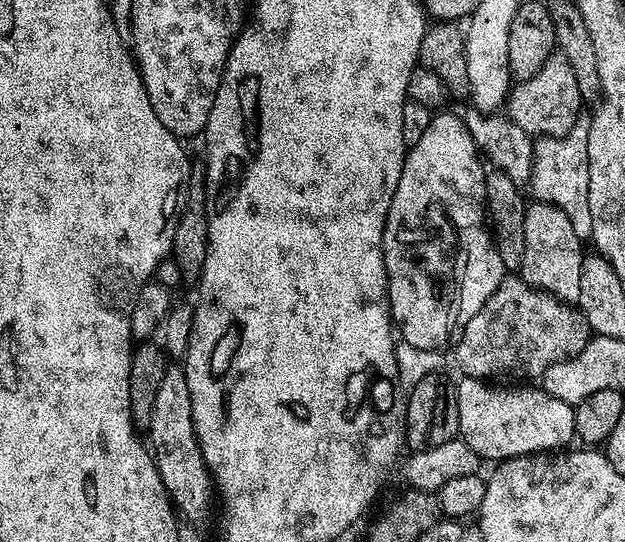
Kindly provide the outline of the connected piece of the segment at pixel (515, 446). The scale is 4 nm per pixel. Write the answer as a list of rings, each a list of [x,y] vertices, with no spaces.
[[[460,378],[455,381],[454,387],[456,389],[456,401],[458,402],[458,422],[460,423],[459,439],[468,443],[470,450],[474,450],[485,461],[496,460],[495,462],[503,462],[509,460],[511,456],[530,456],[542,452],[551,452],[553,450],[564,450],[569,447],[568,443],[573,443],[576,431],[574,430],[574,414],[576,413],[573,405],[562,402],[562,398],[554,398],[548,392],[545,392],[543,387],[536,386],[536,388],[528,388],[532,386],[512,386],[516,388],[500,388],[504,386],[497,386],[492,382],[485,382],[482,380],[474,380],[471,378]]]

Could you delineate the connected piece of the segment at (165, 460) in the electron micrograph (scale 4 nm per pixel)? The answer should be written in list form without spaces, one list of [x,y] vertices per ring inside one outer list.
[[[169,366],[165,370],[146,436],[156,457],[158,474],[166,486],[168,497],[172,499],[173,508],[185,521],[191,521],[197,526],[203,525],[204,515],[212,504],[212,496],[214,500],[214,488],[210,483],[209,470],[202,458],[202,450],[198,446],[192,417],[190,386],[186,382],[183,367]]]

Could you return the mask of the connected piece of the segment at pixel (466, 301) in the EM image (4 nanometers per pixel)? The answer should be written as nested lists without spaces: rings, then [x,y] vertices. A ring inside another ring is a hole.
[[[444,110],[433,115],[426,134],[422,134],[422,138],[418,138],[418,142],[414,142],[405,151],[402,178],[398,178],[398,190],[394,190],[394,198],[390,202],[390,210],[384,227],[384,265],[388,275],[388,309],[392,312],[392,323],[399,339],[410,346],[418,346],[418,350],[443,349],[443,344],[448,339],[451,341],[454,334],[464,329],[466,322],[470,322],[470,318],[474,318],[474,314],[478,314],[478,310],[482,310],[484,303],[492,297],[494,290],[498,290],[498,286],[506,278],[504,263],[502,258],[498,258],[496,241],[486,223],[486,205],[484,203],[486,168],[482,163],[482,156],[477,151],[474,138],[470,136],[470,132],[461,117],[456,112],[454,114],[448,111]]]

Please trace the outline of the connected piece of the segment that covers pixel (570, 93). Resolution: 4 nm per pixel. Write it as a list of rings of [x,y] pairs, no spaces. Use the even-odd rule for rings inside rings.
[[[559,50],[552,53],[534,78],[517,83],[506,101],[506,116],[533,138],[564,137],[577,125],[581,111],[582,101],[573,67]]]

